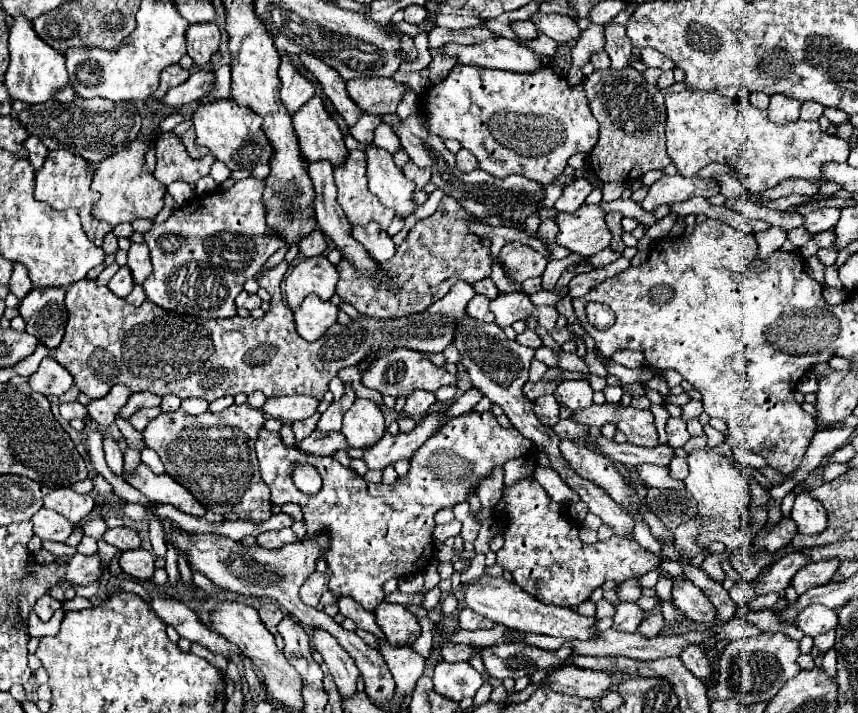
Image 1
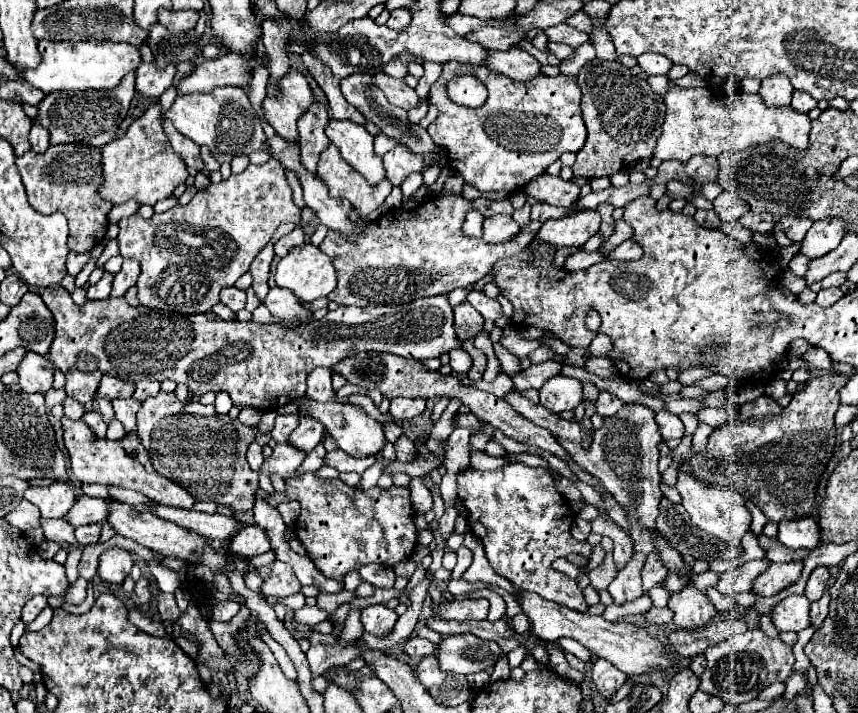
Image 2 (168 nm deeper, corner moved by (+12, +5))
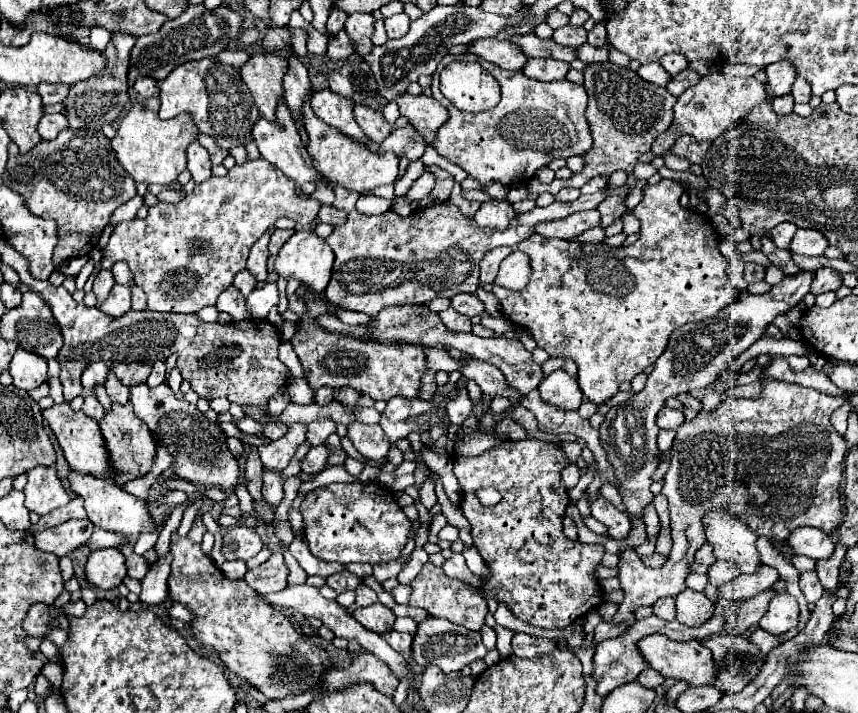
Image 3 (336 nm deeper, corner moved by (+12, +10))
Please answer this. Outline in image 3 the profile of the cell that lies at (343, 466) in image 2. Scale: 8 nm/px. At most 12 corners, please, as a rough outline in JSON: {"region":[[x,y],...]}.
{"region":[[311,446],[301,462],[305,474],[325,468],[329,450]]}

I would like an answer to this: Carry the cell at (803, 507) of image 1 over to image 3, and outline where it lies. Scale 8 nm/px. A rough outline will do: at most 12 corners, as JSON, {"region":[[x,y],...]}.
{"region":[[801,528],[789,536],[797,554],[827,560],[833,540],[823,530]]}

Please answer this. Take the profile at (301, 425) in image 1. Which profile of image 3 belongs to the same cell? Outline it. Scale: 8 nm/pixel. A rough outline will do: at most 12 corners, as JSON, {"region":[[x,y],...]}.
{"region":[[267,424],[263,436],[279,440],[287,434],[285,424]]}

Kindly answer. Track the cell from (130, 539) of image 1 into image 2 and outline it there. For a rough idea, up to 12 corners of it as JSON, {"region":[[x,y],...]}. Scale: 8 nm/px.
{"region":[[101,525],[77,527],[79,545],[97,543]]}

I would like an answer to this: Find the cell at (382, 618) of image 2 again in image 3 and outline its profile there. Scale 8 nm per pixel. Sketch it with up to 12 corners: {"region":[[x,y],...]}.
{"region":[[383,604],[357,608],[351,614],[361,626],[383,634],[395,614]]}

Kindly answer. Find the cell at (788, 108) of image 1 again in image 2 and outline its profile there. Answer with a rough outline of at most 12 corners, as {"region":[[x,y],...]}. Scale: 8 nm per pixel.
{"region":[[787,75],[761,81],[759,95],[767,107],[791,103]]}

